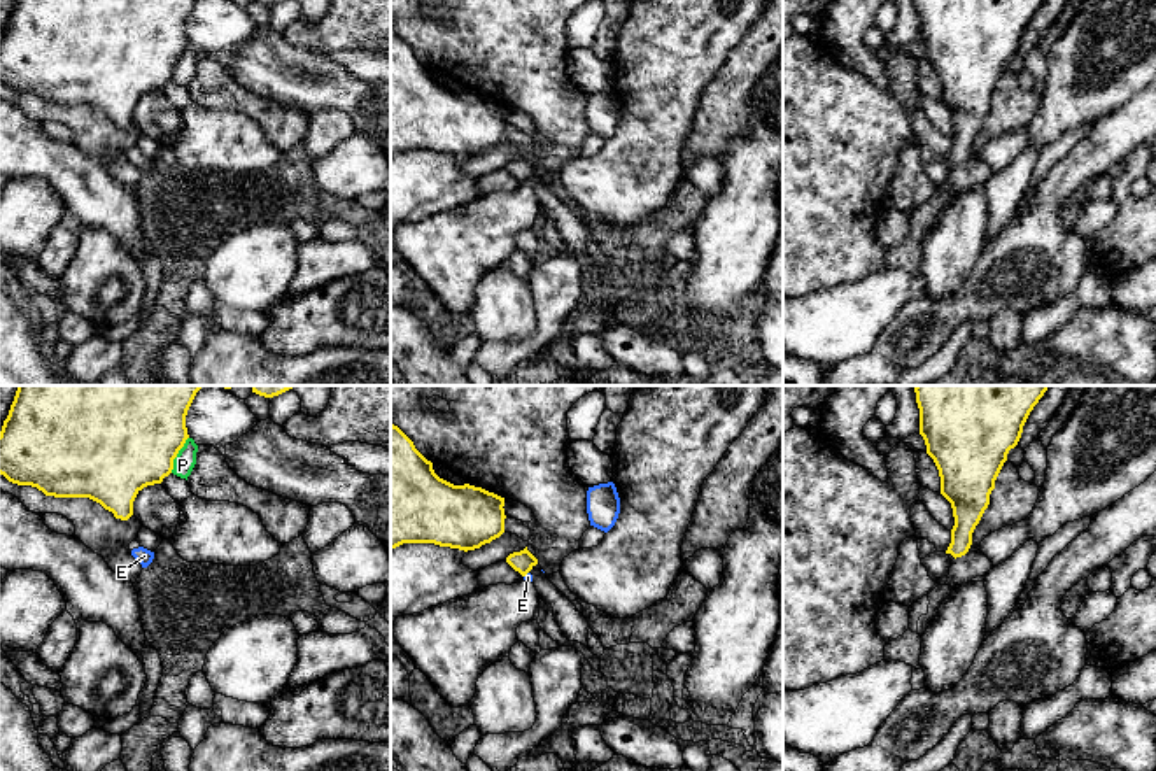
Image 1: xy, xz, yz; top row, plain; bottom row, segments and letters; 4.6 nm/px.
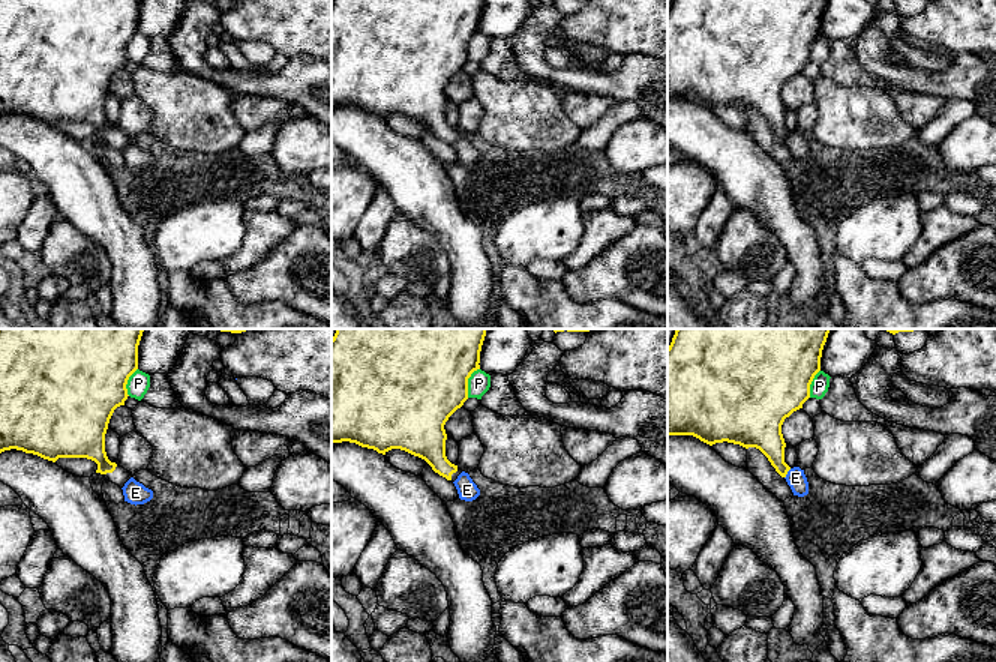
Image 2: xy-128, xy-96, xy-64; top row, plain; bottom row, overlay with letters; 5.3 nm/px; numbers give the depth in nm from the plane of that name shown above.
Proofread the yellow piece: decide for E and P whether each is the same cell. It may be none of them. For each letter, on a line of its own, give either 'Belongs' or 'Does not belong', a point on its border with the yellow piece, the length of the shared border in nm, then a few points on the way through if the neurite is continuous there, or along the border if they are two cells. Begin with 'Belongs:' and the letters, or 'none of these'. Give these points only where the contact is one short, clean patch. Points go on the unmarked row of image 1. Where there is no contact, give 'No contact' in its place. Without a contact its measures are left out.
Belongs: none of these
E: Does not belong. Touches yellow at xz (526, 181). Shared border 40 nm. Boundary: xz (528, 179), (524, 184)
P: Does not belong. Touches yellow at xy (177, 60). Shared border 190 nm

